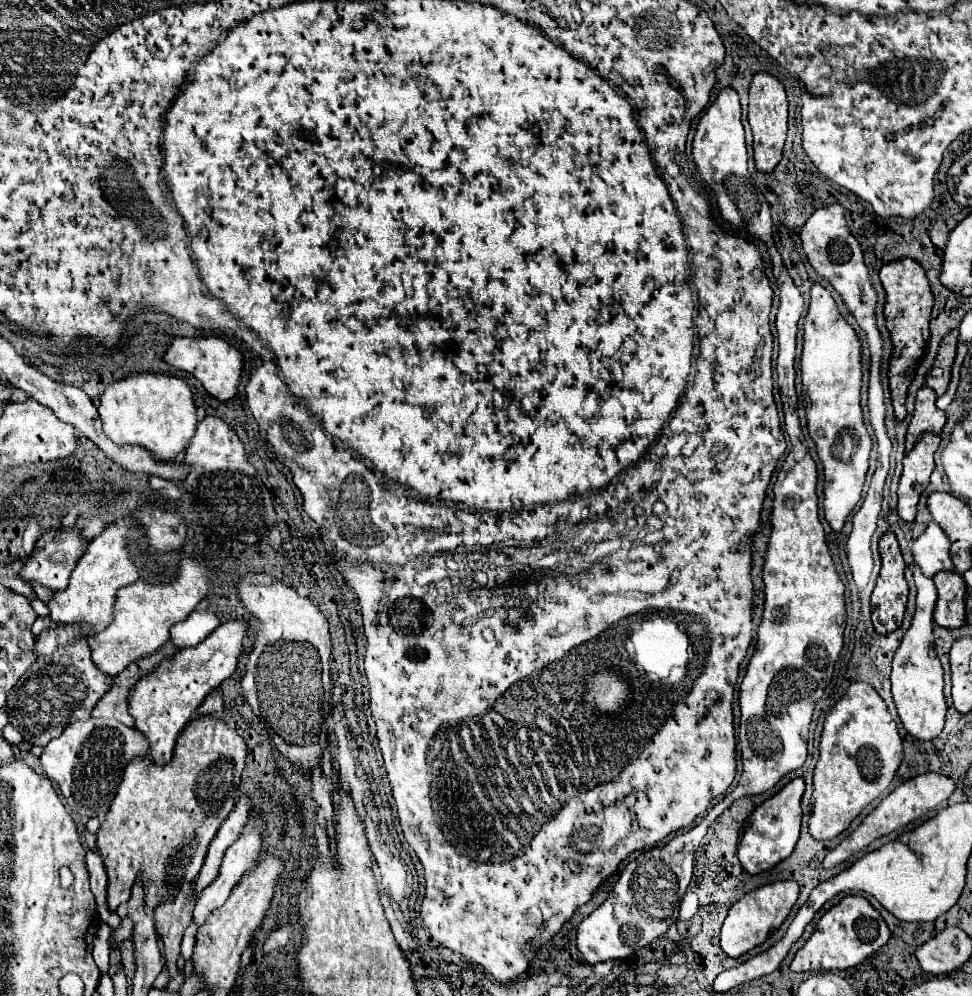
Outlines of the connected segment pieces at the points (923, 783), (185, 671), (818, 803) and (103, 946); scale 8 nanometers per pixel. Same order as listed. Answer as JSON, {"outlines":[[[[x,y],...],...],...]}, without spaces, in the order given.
{"outlines":[[[[924,773],[924,775],[918,775],[918,777],[910,779],[910,781],[904,781],[902,785],[898,785],[898,787],[860,823],[860,827],[858,827],[856,831],[852,831],[836,849],[828,851],[828,855],[824,857],[824,863],[822,863],[822,865],[824,865],[826,869],[830,869],[830,867],[834,867],[834,865],[846,861],[846,859],[852,857],[854,853],[858,853],[860,849],[864,849],[866,845],[870,845],[874,839],[878,839],[878,837],[882,837],[882,835],[888,835],[888,833],[892,833],[894,829],[900,829],[900,827],[908,825],[910,821],[922,817],[924,813],[932,811],[938,803],[946,801],[946,799],[954,793],[954,789],[956,789],[954,781],[948,779],[948,777],[944,777],[944,775],[940,775],[940,773]]],[[[234,619],[214,629],[198,647],[178,651],[172,661],[162,663],[154,673],[142,677],[130,691],[130,715],[136,719],[136,729],[150,741],[150,753],[156,765],[164,765],[172,759],[174,745],[186,723],[196,715],[204,697],[216,689],[224,679],[232,677],[238,667],[238,659],[244,649],[246,621]]],[[[852,683],[824,721],[820,757],[814,769],[810,835],[818,841],[840,835],[870,801],[888,789],[900,763],[902,739],[886,703],[872,685]]],[[[100,921],[98,925],[98,933],[96,933],[96,939],[94,939],[94,961],[100,969],[100,973],[106,973],[108,971],[108,953],[110,953],[110,925],[106,921]]]]}

